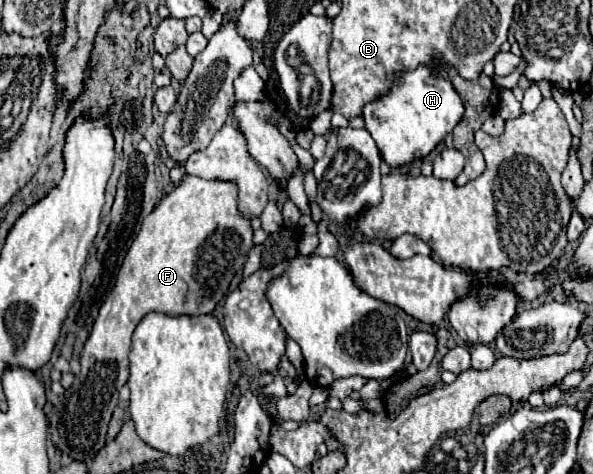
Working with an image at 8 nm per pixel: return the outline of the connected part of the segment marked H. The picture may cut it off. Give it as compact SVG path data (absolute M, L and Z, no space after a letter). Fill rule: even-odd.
M424 65L394 79L390 95L364 107L366 129L390 167L402 167L414 159L426 157L458 125L462 115L464 105L448 77L434 77Z

